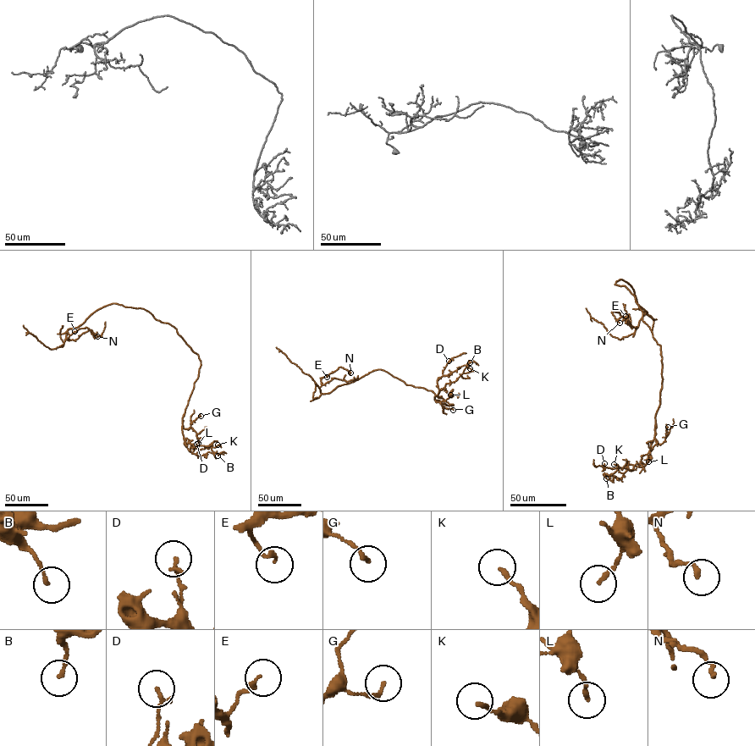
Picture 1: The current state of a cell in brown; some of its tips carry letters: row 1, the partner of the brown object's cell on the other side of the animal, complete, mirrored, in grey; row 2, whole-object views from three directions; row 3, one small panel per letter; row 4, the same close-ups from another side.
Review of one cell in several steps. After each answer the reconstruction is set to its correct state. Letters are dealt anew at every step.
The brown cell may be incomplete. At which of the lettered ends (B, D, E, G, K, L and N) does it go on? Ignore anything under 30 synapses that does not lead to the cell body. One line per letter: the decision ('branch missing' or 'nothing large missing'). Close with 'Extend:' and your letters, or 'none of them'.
B: nothing large missing
D: nothing large missing
E: nothing large missing
G: nothing large missing
K: nothing large missing
L: nothing large missing
N: nothing large missing
Extend: none of them

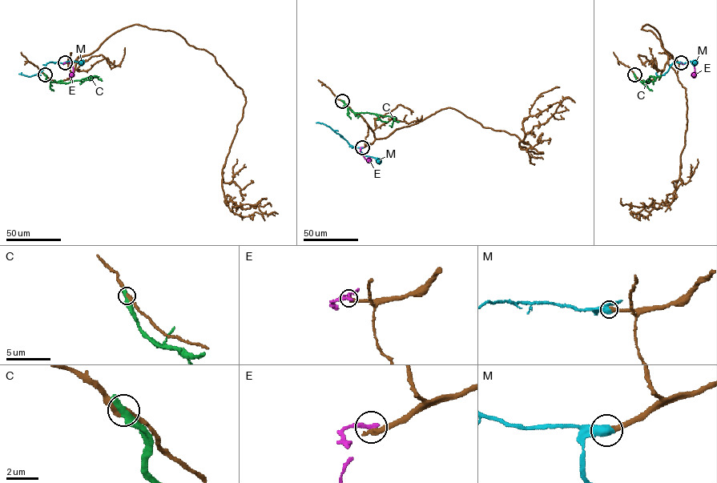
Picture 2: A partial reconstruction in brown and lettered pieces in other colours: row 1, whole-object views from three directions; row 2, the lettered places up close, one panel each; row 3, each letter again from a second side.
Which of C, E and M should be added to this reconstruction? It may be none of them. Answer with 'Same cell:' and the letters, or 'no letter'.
Same cell: M

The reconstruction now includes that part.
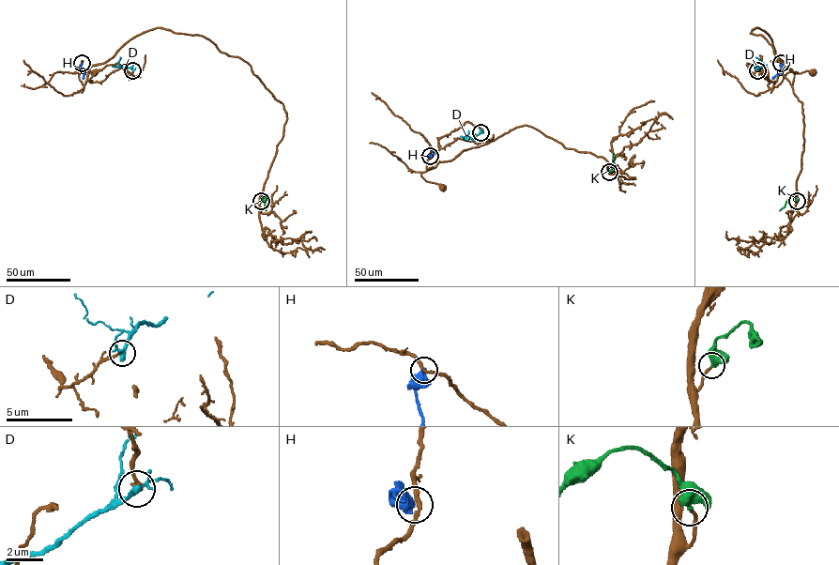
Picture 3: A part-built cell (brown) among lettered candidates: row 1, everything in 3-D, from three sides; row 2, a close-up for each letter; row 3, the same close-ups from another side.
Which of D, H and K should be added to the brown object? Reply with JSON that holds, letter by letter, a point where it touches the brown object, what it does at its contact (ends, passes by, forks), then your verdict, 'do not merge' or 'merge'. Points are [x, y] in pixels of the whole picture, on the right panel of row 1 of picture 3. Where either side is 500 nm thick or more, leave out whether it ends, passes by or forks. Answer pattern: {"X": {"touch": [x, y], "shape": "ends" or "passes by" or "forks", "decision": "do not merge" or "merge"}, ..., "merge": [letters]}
{"D": {"touch": [757, 70], "shape": "forks", "decision": "do not merge"}, "H": {"touch": [781, 63], "shape": "ends", "decision": "do not merge"}, "K": {"touch": [797, 201], "shape": "passes by", "decision": "merge"}, "merge": ["K"]}

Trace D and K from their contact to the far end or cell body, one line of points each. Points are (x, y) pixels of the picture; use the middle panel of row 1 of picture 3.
D: (480, 132), (466, 139), (468, 130)
K: (609, 172), (614, 155)

